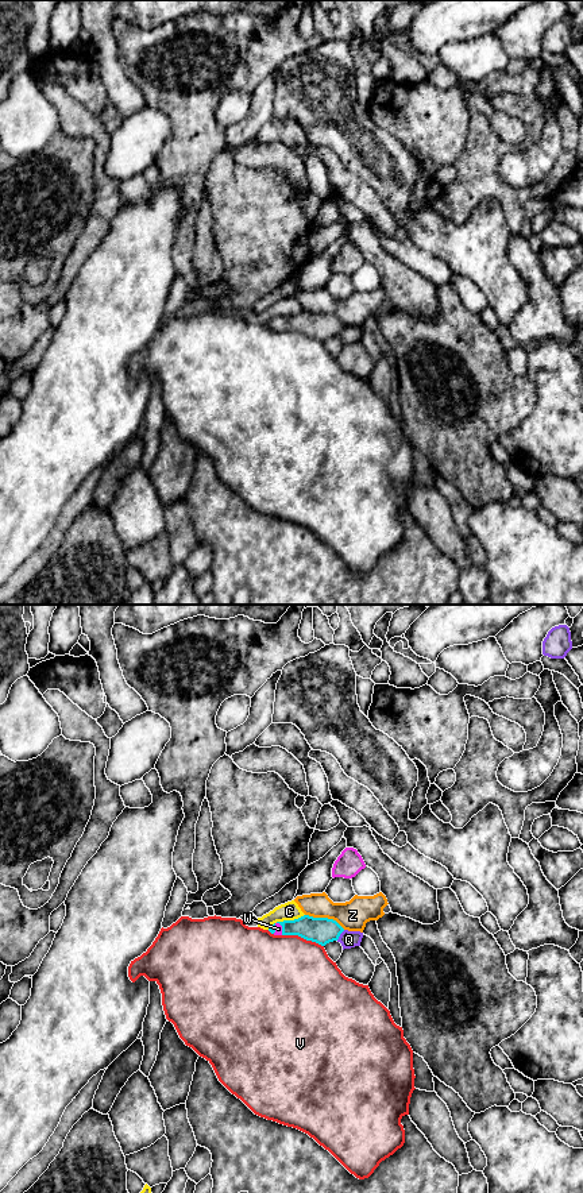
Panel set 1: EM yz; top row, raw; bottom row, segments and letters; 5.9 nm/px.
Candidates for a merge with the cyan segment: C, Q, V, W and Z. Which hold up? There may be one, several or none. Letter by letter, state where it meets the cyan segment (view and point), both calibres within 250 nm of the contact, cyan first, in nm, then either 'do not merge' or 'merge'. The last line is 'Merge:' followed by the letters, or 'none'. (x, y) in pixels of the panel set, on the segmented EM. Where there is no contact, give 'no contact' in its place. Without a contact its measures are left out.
C: contact yz (285, 921); calibres 160 and 110 nm; do not merge
Q: contact yz (339, 935); calibres 160 and 100 nm; do not merge
V: contact yz (302, 937); calibres 160 and 480 nm; do not merge
W: contact yz (282, 927); calibres 160 and 50 nm; merge
Z: contact yz (325, 918); calibres 160 and 180 nm; do not merge
Merge: W

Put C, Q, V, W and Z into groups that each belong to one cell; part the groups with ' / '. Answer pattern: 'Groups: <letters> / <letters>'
Groups: C / Q / V / W / Z

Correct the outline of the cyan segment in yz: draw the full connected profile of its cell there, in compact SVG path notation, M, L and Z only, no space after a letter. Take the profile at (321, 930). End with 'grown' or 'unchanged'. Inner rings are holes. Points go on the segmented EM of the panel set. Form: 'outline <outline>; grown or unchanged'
outline M304 915L294 920L277 922L269 927L274 935L298 935L325 946L337 941L344 928L333 919Z; grown

